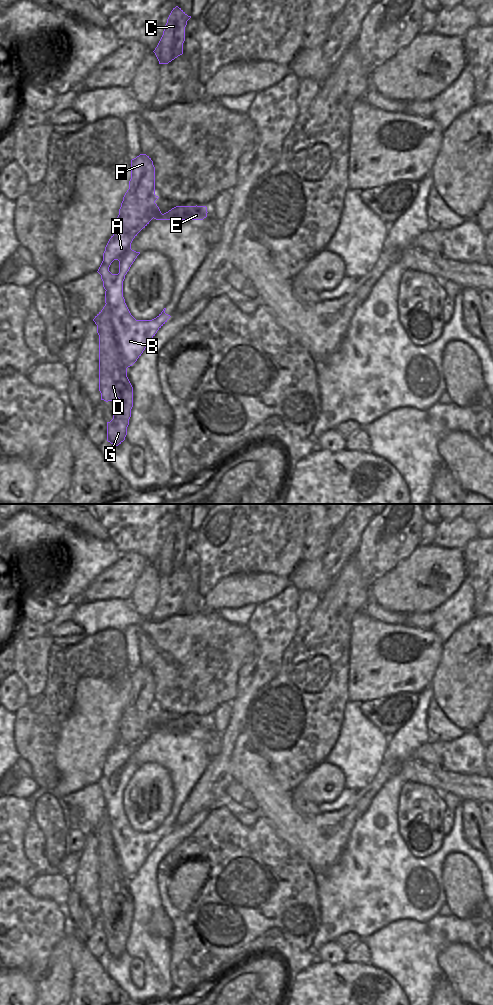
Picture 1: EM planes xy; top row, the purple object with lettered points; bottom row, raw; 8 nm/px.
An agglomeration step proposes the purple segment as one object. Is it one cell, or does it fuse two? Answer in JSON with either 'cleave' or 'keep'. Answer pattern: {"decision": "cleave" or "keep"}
{"decision": "cleave"}

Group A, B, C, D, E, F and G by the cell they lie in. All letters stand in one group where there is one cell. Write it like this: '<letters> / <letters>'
A B / C D E F G

